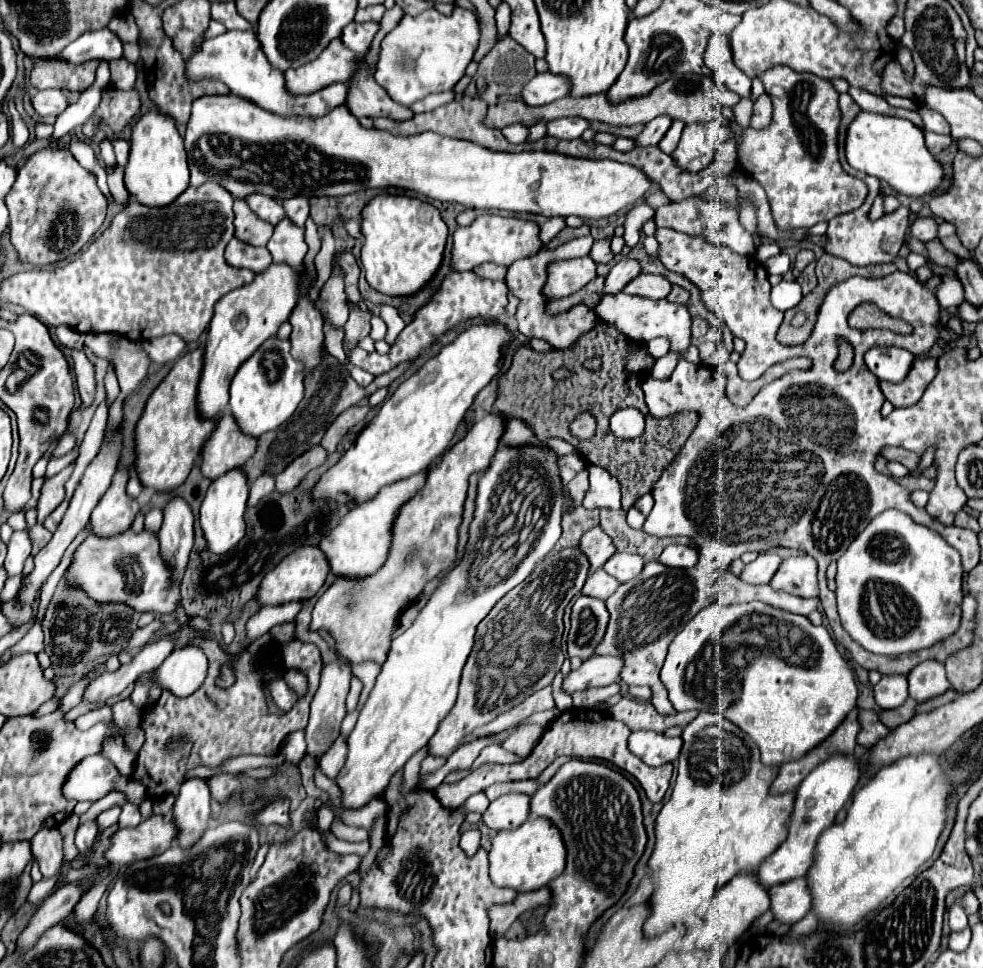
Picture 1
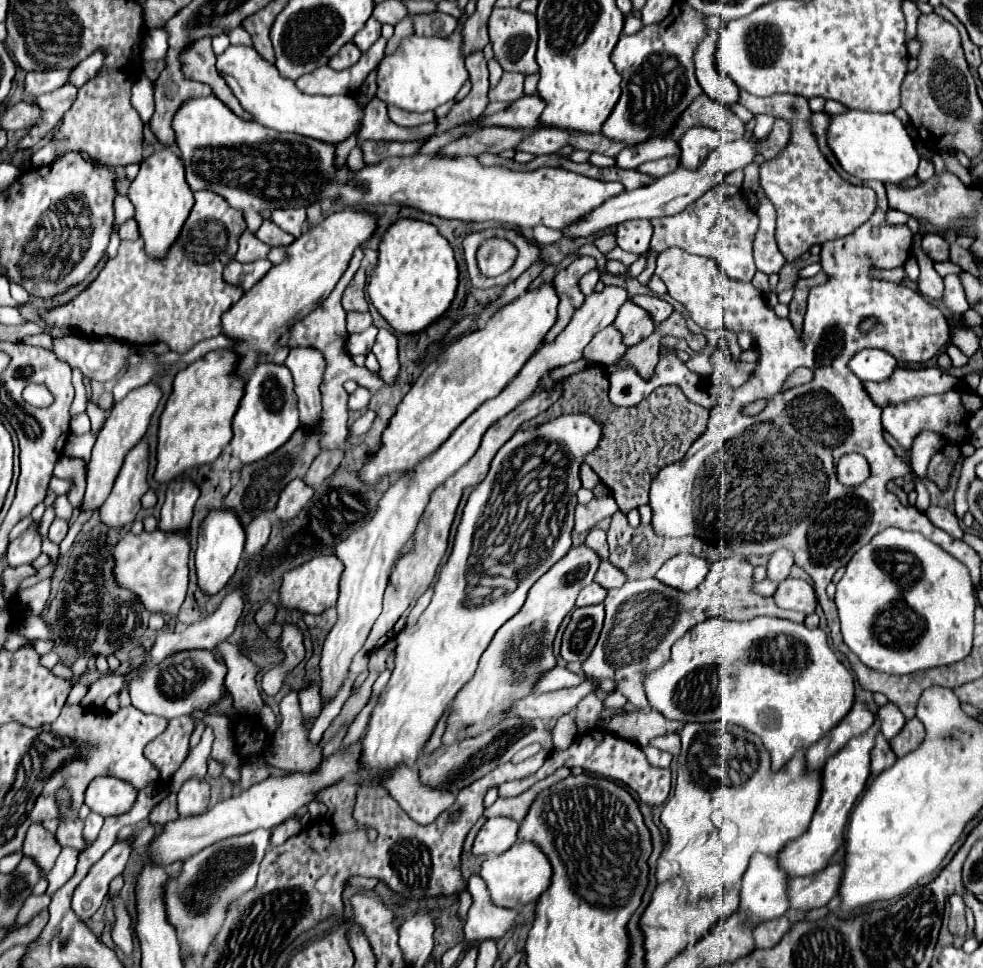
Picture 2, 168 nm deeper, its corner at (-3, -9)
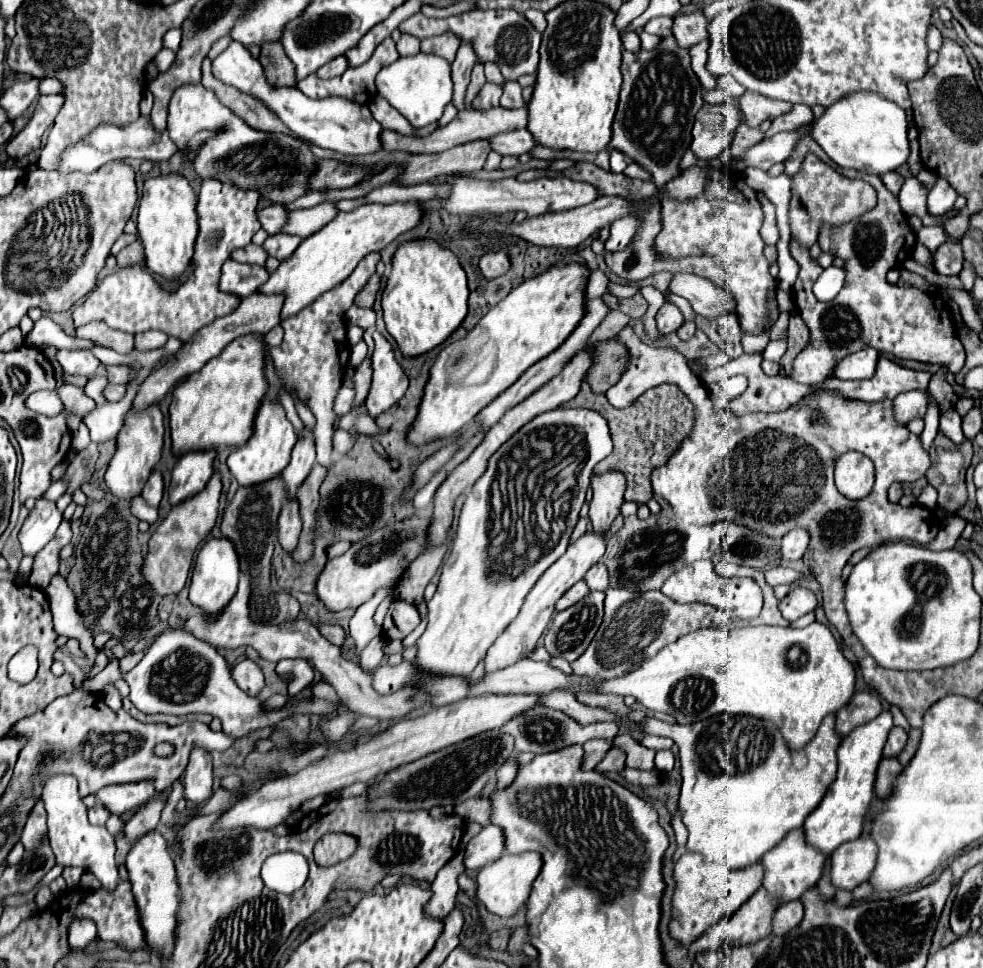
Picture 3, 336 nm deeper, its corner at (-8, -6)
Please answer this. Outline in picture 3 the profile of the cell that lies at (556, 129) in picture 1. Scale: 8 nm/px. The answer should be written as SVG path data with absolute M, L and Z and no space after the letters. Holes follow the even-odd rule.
M513 130L513 132L505 132L505 134L497 134L489 138L489 146L493 152L501 154L501 156L521 156L525 152L529 152L531 148L535 148L535 140L529 132L523 130Z

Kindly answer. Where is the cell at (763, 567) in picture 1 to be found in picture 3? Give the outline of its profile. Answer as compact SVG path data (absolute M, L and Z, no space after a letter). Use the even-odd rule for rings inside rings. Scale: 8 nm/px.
M793 528L791 532L787 532L781 540L781 554L783 560L795 562L801 560L801 556L805 554L807 546L809 546L809 532L805 528Z

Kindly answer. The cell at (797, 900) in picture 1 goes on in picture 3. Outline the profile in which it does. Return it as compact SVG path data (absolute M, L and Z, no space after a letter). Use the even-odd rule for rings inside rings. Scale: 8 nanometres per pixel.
M863 834L849 844L841 844L831 856L831 876L837 890L853 890L869 880L877 864L877 844L871 834Z

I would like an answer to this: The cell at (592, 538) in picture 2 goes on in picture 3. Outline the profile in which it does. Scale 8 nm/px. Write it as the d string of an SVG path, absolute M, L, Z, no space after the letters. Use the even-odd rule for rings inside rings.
M609 470L607 474L591 476L593 500L589 506L589 518L595 532L609 530L611 522L621 514L623 492L625 492L625 476L617 470Z

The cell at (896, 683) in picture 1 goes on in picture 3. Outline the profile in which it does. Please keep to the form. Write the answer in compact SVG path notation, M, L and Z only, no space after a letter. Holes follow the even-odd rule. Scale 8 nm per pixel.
M893 728L889 732L889 738L887 738L887 744L883 748L883 756L885 758L897 758L899 752L905 748L905 742L907 742L907 734L903 728Z

